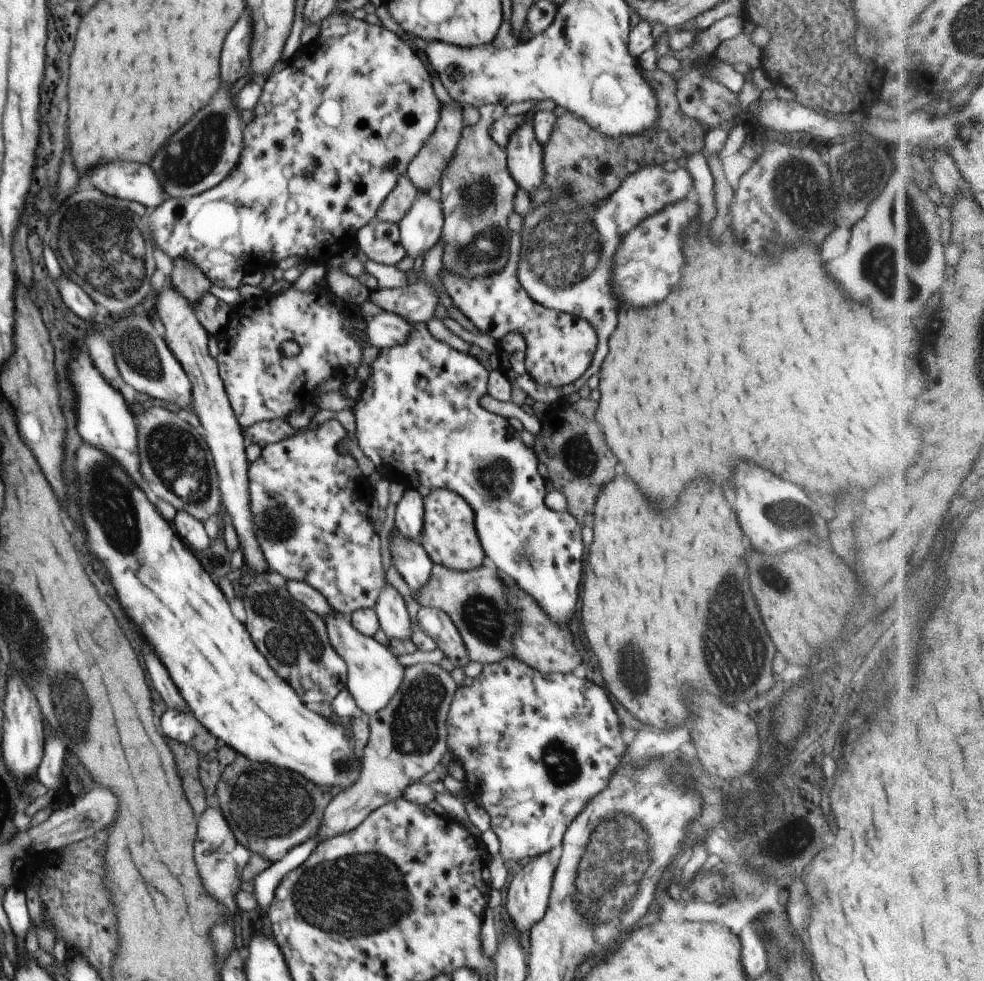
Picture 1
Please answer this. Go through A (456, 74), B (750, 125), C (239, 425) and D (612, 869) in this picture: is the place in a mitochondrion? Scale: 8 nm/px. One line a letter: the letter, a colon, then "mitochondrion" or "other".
A: mitochondrion
B: other
C: other
D: mitochondrion

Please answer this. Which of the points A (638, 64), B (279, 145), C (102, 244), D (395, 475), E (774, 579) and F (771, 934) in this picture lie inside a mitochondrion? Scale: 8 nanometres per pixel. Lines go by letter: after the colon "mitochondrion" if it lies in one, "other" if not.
A: other
B: other
C: mitochondrion
D: other
E: mitochondrion
F: mitochondrion

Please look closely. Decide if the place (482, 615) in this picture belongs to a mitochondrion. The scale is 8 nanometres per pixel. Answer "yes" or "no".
yes

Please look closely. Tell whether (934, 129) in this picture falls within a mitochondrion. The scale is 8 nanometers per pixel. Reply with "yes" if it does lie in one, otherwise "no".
no

